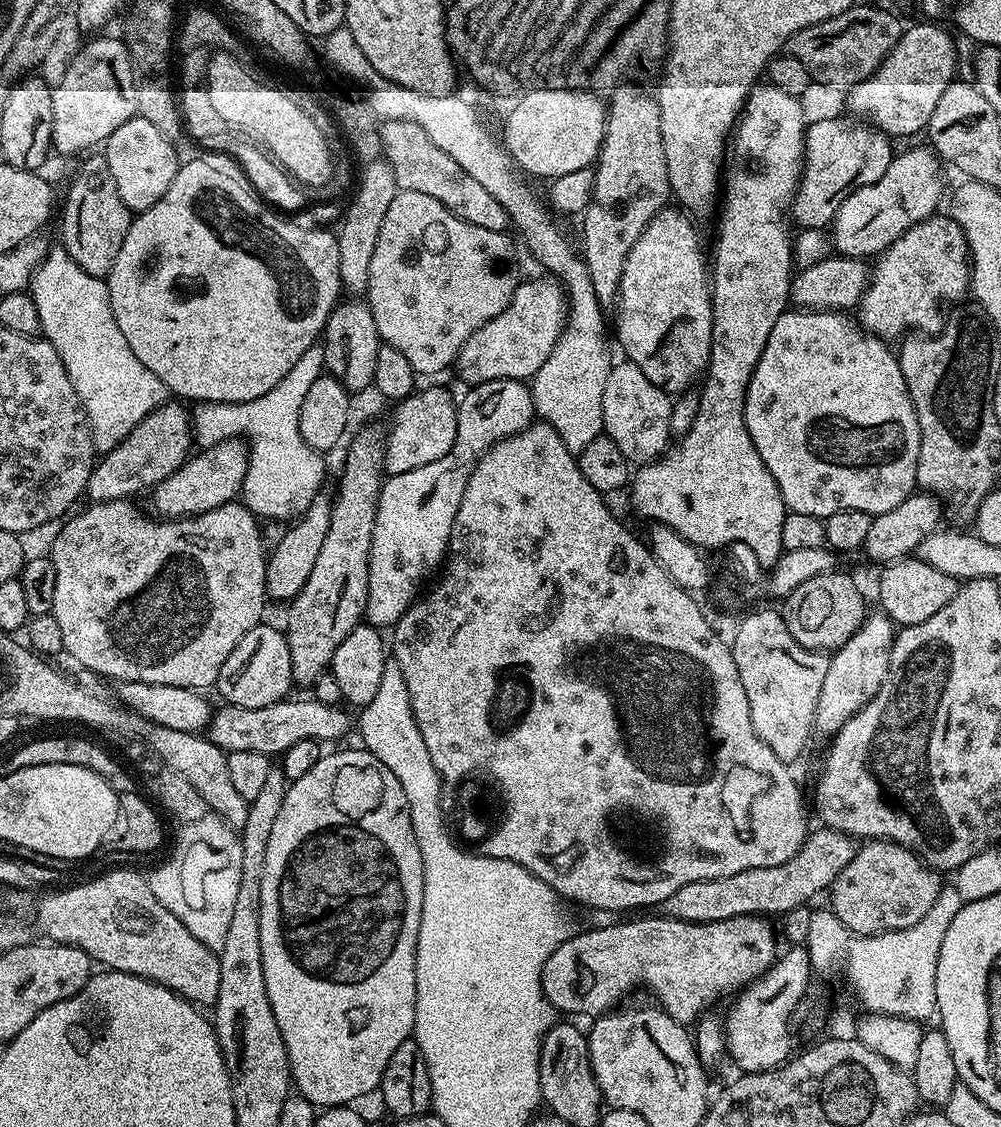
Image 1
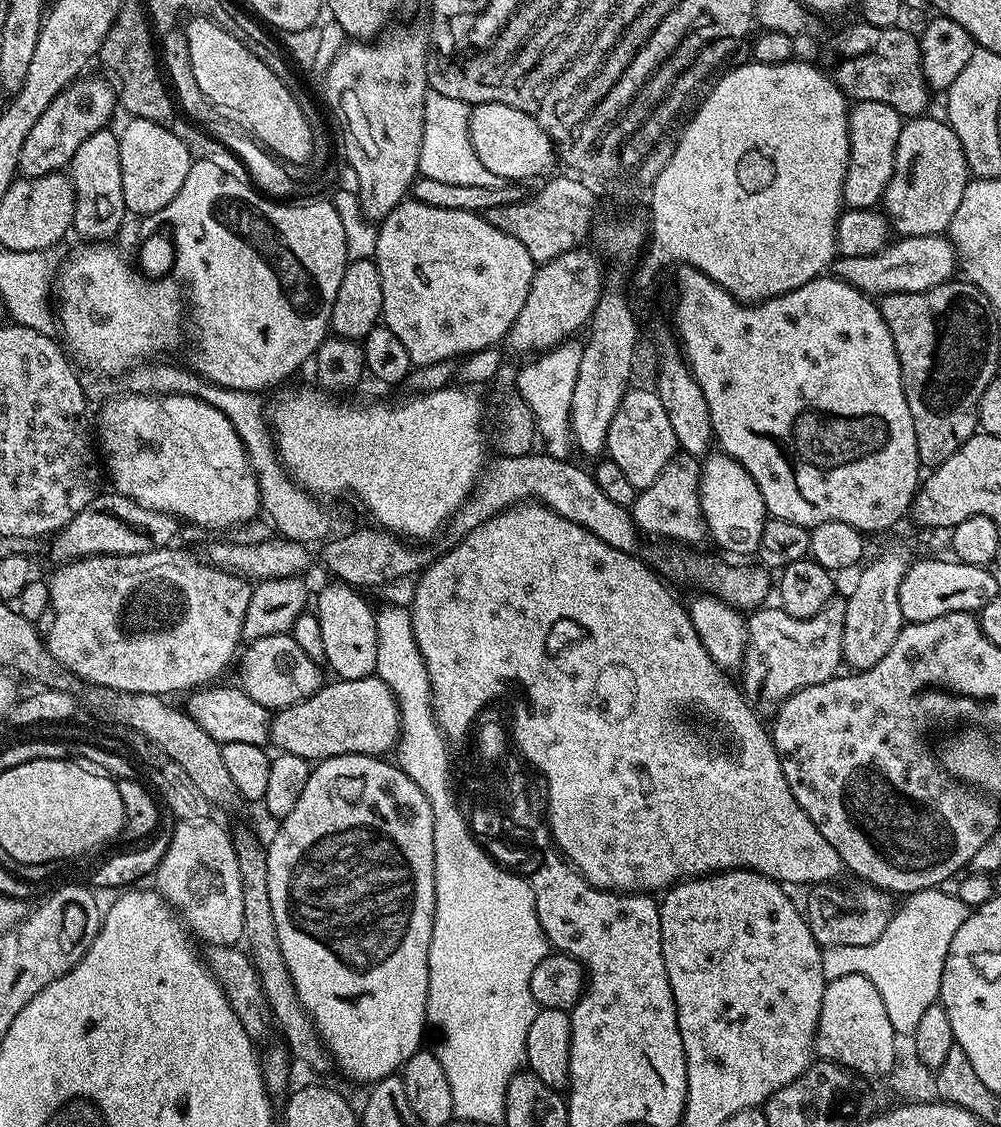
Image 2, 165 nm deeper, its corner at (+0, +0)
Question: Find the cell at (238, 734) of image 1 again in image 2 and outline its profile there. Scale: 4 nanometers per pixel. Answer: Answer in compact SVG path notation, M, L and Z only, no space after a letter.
M375 674L357 680L336 678L333 681L333 684L325 683L310 698L289 708L279 709L270 720L271 743L276 743L280 752L298 754L298 758L309 762L328 760L331 756L383 757L391 753L400 738L400 711L390 686Z

